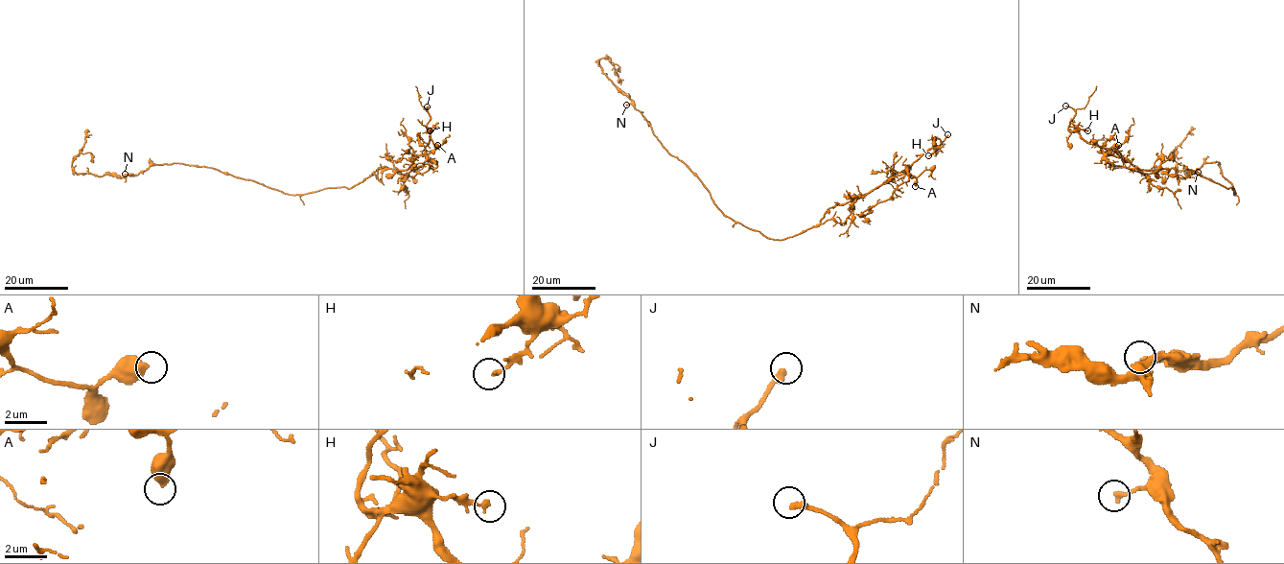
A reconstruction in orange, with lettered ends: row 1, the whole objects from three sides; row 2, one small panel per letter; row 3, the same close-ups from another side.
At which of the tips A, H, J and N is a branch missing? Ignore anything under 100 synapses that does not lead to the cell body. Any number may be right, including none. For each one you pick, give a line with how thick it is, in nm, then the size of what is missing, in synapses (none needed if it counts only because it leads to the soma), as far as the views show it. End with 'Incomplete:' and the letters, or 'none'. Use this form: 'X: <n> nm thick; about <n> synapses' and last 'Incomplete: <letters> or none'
J: 320 nm thick
Incomplete: J

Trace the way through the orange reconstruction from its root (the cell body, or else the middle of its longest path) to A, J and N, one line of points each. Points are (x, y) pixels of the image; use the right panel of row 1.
A: (1234, 192), (1232, 187), (1226, 188), (1195, 172), (1181, 178), (1172, 168), (1141, 170), (1107, 154), (1118, 145)
J: (1234, 192), (1195, 172), (1181, 178), (1172, 168), (1141, 170), (1108, 155), (1069, 130), (1075, 111), (1065, 105)
N: (1234, 192), (1231, 184), (1223, 176), (1218, 162), (1204, 162), (1194, 173), (1198, 172)

